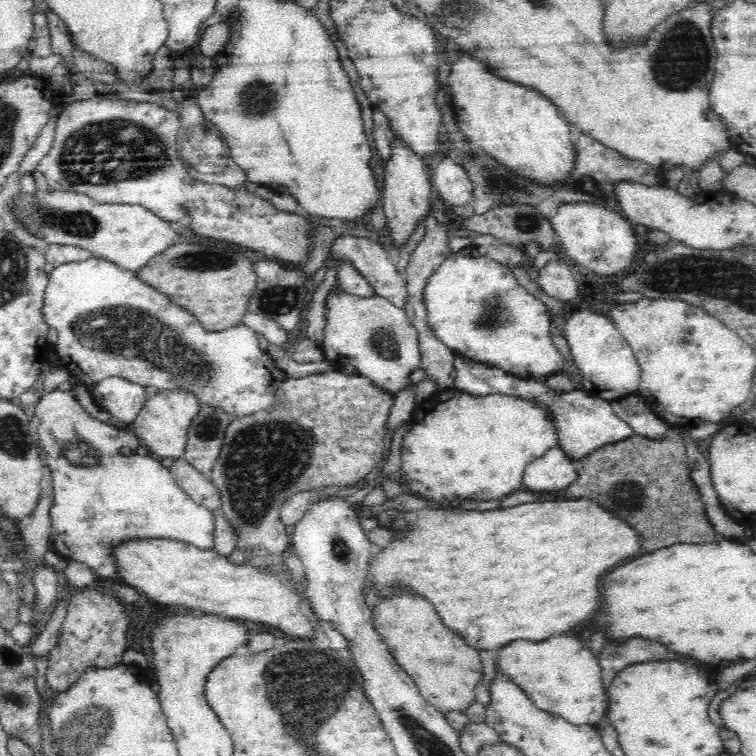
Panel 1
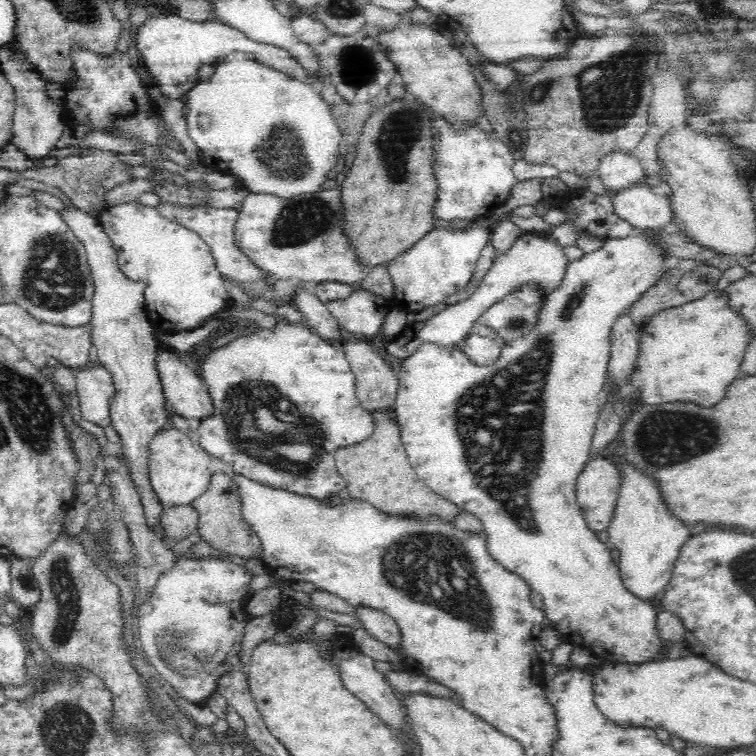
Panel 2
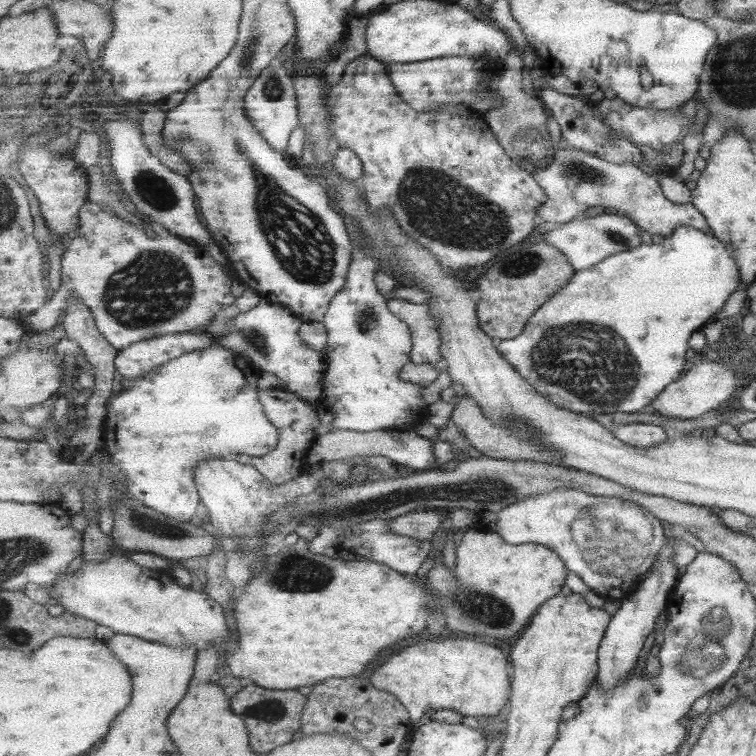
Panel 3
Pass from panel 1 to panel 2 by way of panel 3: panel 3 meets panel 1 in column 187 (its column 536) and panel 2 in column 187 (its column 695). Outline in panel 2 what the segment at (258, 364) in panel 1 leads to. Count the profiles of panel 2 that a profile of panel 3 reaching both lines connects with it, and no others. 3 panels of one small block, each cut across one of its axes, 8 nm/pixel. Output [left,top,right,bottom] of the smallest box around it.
[97,200,250,353]

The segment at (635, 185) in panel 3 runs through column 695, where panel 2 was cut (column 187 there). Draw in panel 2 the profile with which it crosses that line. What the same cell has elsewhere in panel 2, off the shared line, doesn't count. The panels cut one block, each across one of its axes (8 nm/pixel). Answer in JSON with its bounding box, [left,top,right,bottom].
[156,204,273,288]

